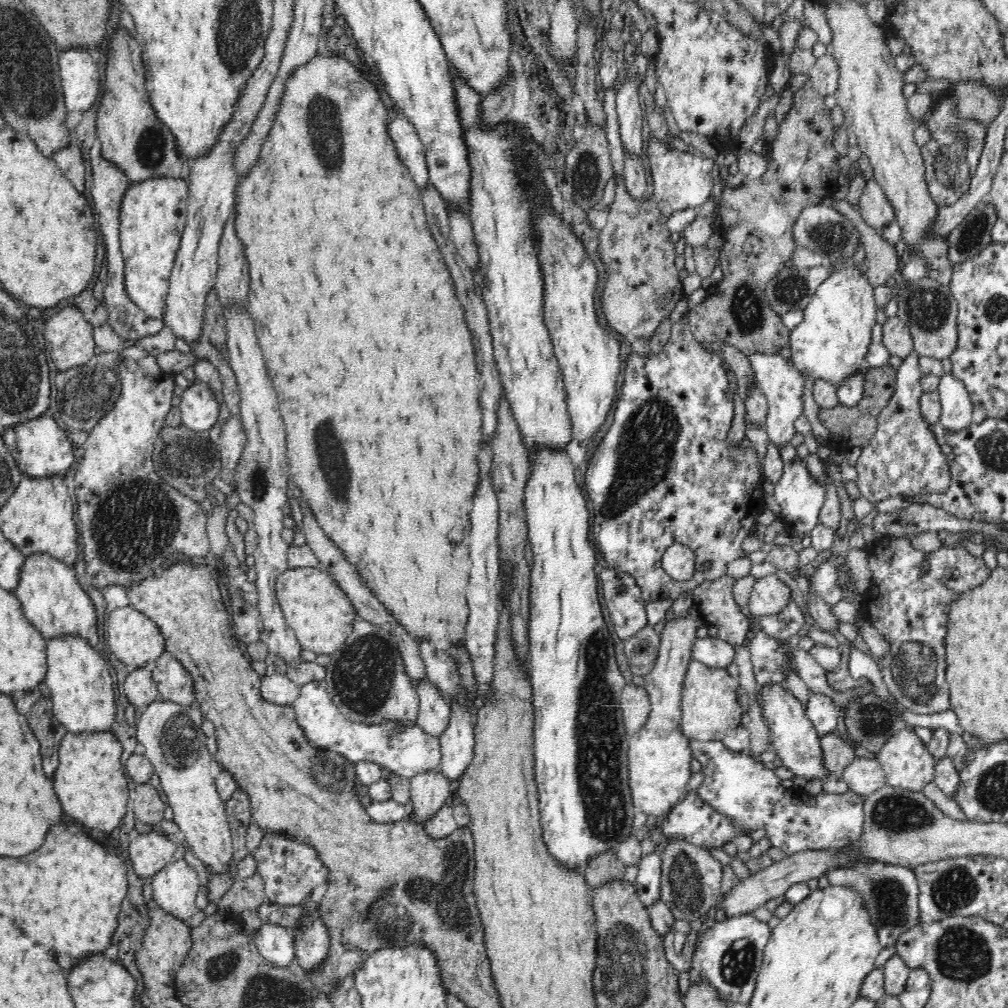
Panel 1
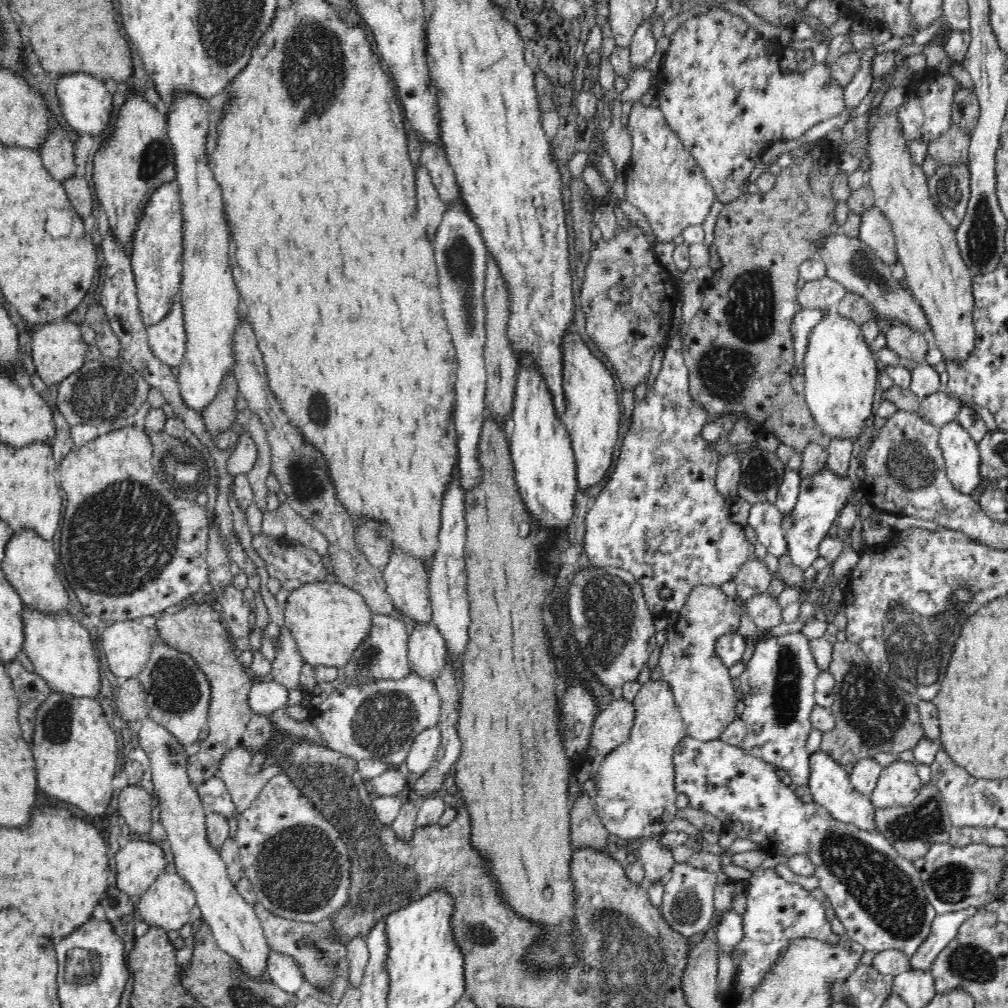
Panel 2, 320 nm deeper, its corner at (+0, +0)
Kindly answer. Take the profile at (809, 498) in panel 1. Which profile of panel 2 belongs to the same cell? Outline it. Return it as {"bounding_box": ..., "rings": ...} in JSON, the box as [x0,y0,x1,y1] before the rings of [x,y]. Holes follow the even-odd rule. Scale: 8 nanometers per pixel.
{"bounding_box":[782,467,852,570],"rings":[[[824,467],[815,475],[801,479],[798,500],[790,516],[782,520],[782,529],[788,545],[788,555],[796,566],[804,570],[812,567],[812,563],[819,557],[819,546],[827,536],[832,524],[836,524],[846,498],[852,490],[852,482],[848,477],[836,477],[828,467]]]}

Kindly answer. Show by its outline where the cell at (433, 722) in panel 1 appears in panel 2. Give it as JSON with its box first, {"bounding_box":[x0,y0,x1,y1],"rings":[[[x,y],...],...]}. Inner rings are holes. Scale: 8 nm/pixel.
{"bounding_box":[408,622,446,681],"rings":[[[414,622],[408,639],[408,660],[411,672],[434,681],[444,668],[446,641],[432,622]]]}

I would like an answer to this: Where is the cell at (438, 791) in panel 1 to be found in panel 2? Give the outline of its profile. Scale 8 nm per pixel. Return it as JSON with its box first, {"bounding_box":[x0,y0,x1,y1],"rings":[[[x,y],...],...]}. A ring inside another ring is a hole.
{"bounding_box":[405,726,440,776],"rings":[[[430,726],[430,728],[419,732],[410,746],[405,760],[410,772],[413,772],[415,776],[424,774],[430,768],[432,760],[436,758],[438,746],[440,746],[440,729],[438,726]]]}

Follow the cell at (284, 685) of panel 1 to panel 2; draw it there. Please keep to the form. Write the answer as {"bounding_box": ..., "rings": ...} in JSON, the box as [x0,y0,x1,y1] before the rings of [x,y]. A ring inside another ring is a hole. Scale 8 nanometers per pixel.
{"bounding_box":[248,680,288,715],"rings":[[[256,680],[248,694],[248,705],[259,715],[269,715],[278,708],[284,708],[288,696],[288,690],[278,681],[261,682]]]}

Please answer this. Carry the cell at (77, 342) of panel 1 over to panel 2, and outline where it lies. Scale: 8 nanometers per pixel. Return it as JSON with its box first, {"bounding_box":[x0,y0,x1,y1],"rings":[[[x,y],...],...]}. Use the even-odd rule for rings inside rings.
{"bounding_box":[31,320,88,385],"rings":[[[68,320],[40,324],[31,336],[31,356],[37,376],[45,385],[59,385],[62,380],[84,366],[88,343],[84,342],[80,329]]]}

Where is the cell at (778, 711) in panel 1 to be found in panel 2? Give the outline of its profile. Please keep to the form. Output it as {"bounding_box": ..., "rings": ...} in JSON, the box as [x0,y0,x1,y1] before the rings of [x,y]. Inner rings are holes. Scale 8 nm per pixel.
{"bounding_box":[808,750,876,831],"rings":[[[820,750],[809,757],[810,778],[808,788],[812,793],[813,802],[824,807],[834,817],[834,820],[840,820],[864,831],[876,831],[876,808],[872,804],[871,797],[856,791],[849,776],[844,771],[844,767],[834,761],[830,755]]]}

